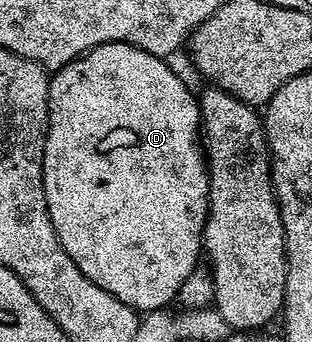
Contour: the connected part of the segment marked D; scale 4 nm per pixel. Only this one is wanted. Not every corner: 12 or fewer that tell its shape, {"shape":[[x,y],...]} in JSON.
{"shape":[[114,42],[48,82],[58,242],[140,314],[201,263],[200,105]]}

